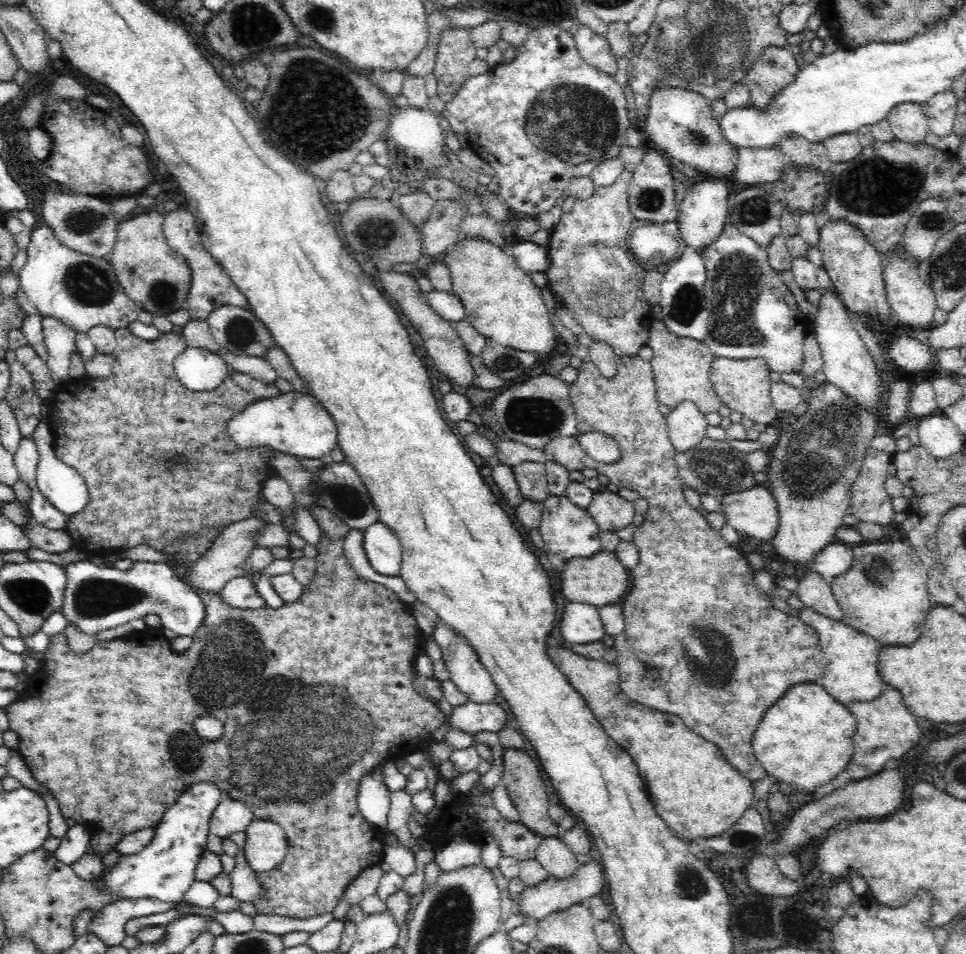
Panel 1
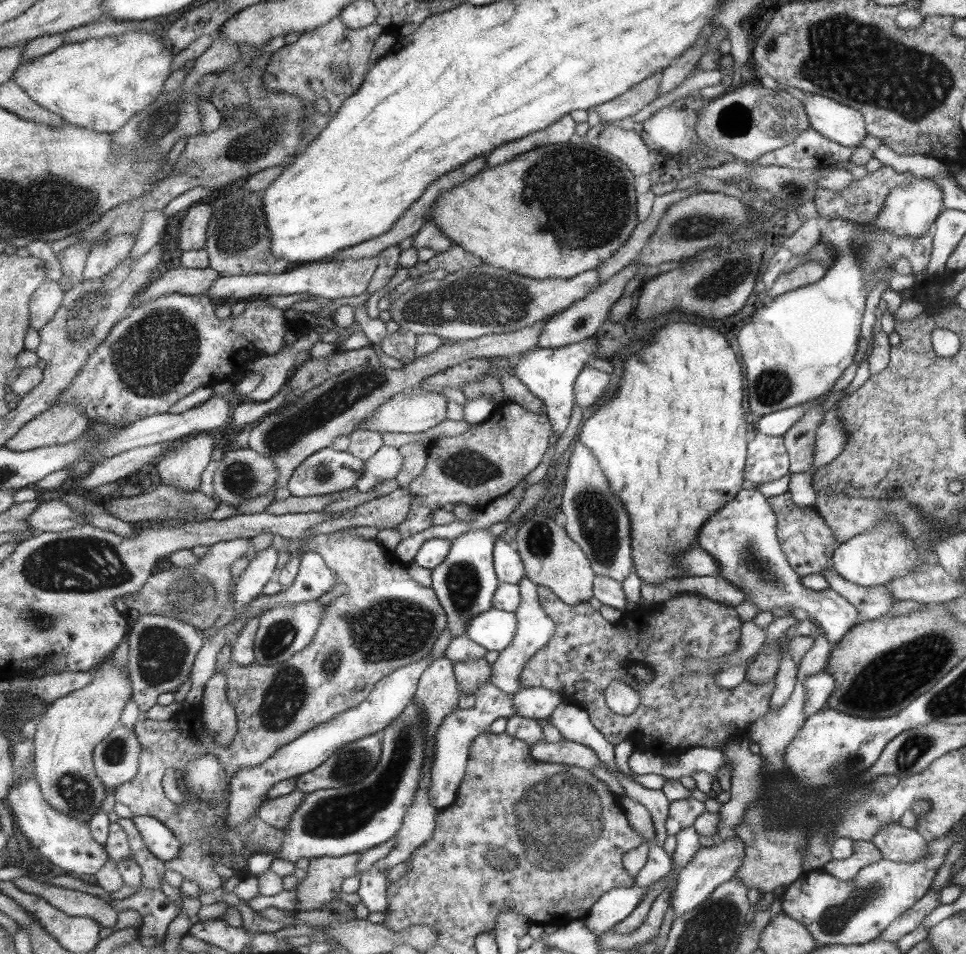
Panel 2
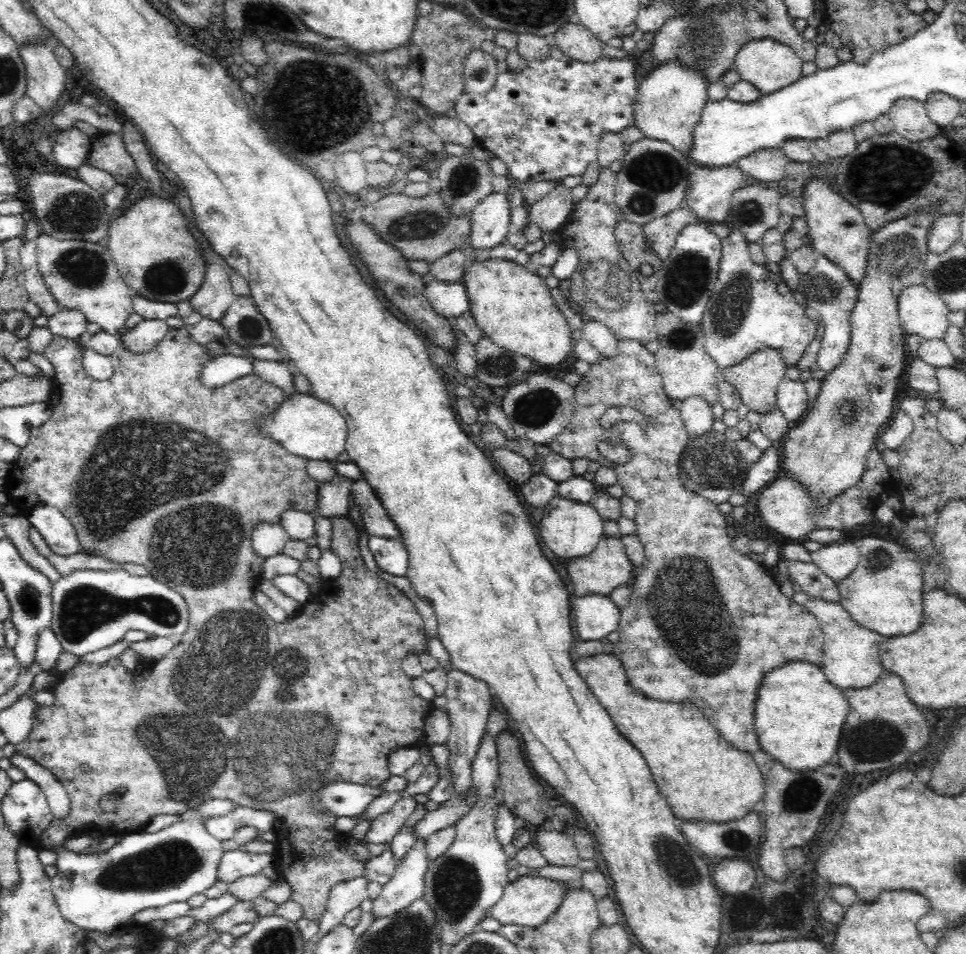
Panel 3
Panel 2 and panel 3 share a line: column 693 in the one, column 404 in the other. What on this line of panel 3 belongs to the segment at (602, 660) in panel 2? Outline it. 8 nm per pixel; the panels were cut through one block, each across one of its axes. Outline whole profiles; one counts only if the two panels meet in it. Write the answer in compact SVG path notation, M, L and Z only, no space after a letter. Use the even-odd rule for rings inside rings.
M184 325L180 326L180 328L170 328L170 331L166 334L164 341L156 345L150 353L144 353L142 357L134 357L133 353L126 352L126 349L122 349L122 346L120 346L120 348L115 350L111 357L111 362L114 366L114 375L106 381L96 381L86 373L86 370L83 366L85 350L85 346L81 344L80 339L68 339L62 336L54 336L50 346L44 350L43 356L52 364L53 371L53 373L50 375L51 379L53 380L52 396L50 396L50 401L47 404L47 406L52 410L51 416L50 419L44 422L44 424L41 424L30 431L29 441L26 443L26 446L20 448L18 460L10 463L9 476L5 479L6 484L4 487L4 492L6 492L9 496L9 504L14 505L15 510L19 510L19 512L22 512L22 515L24 516L27 516L27 513L30 512L32 508L36 508L36 506L53 506L56 508L56 510L58 510L60 514L63 514L64 518L67 518L70 521L70 524L73 526L80 545L79 551L82 554L85 554L86 556L98 556L112 562L117 562L121 565L139 564L140 566L144 566L144 568L148 570L150 576L154 577L158 581L161 581L162 584L166 584L170 588L174 589L185 600L185 603L188 607L189 618L186 630L181 637L181 641L178 642L176 646L173 646L170 649L170 652L168 652L166 656L162 657L162 660L152 662L154 670L152 670L152 676L150 676L146 682L140 682L140 684L133 682L131 679L131 671L122 667L118 657L113 658L110 660L110 662L108 662L108 664L104 664L104 666L100 667L96 667L92 664L86 664L85 662L76 663L71 669L68 669L66 672L61 674L58 684L51 689L54 693L54 697L56 697L54 706L39 706L39 708L35 710L34 728L31 729L31 732L28 734L26 740L23 740L20 744L16 744L16 752L18 754L32 756L32 758L34 758L38 764L44 766L44 768L48 768L48 770L50 770L50 772L52 772L52 774L54 774L54 776L58 779L58 782L64 786L64 788L66 788L71 802L70 816L64 820L53 821L51 824L48 824L48 828L46 828L46 830L42 831L42 834L40 835L39 849L57 854L59 849L64 848L66 840L76 836L85 836L90 831L97 831L98 835L101 835L102 837L124 837L125 835L133 832L142 831L144 826L149 824L150 818L154 819L154 816L159 816L161 814L175 814L183 816L194 812L194 810L198 809L199 805L203 804L203 802L206 800L212 800L212 798L228 799L232 802L235 802L238 807L266 810L268 812L274 812L276 816L280 814L282 818L286 818L286 820L288 820L288 826L292 826L292 828L296 828L296 826L302 826L302 828L304 828L304 826L322 826L322 828L308 828L308 844L280 844L280 856L278 856L278 862L276 862L275 868L276 873L282 874L282 876L286 878L286 882L290 884L293 892L291 900L299 902L303 906L305 910L304 916L308 917L310 920L319 921L322 913L326 910L330 894L332 893L332 888L336 884L349 882L354 878L359 878L362 875L362 872L364 872L364 866L362 866L364 863L354 861L354 859L352 859L352 857L346 853L346 849L344 849L344 847L340 847L340 832L334 831L334 820L336 820L336 817L332 817L332 814L331 816L320 816L320 824L302 824L302 820L306 820L306 812L302 812L302 810L308 810L308 806L306 806L306 798L308 798L308 794L310 794L310 792L313 794L318 787L321 787L324 783L333 782L333 780L348 781L351 783L378 787L391 775L387 765L387 756L389 750L394 750L395 748L419 749L422 746L428 746L426 742L426 735L424 734L424 727L426 718L428 718L428 715L432 710L431 701L425 701L423 698L420 698L416 692L414 692L414 689L411 685L411 680L413 678L410 678L405 673L405 670L401 667L402 659L406 658L408 654L416 654L420 656L420 654L427 652L427 634L425 633L422 618L419 616L415 604L407 596L404 596L404 593L399 588L396 588L393 584L382 580L378 575L375 575L372 571L370 571L370 569L368 569L368 567L366 567L366 563L364 562L359 549L359 533L354 528L354 525L346 517L344 517L342 520L340 520L340 522L338 522L338 528L336 528L336 540L332 540L331 544L332 552L337 554L338 558L342 561L342 572L340 576L338 576L336 579L326 579L324 582L324 588L320 591L320 593L317 596L314 596L312 600L308 602L308 605L305 609L302 609L297 615L290 618L286 623L274 622L272 618L262 609L262 607L256 603L256 599L254 599L254 588L256 588L256 584L259 586L260 579L262 578L261 574L262 566L264 566L264 558L258 556L258 552L254 551L254 545L252 545L254 539L252 539L252 534L254 534L254 530L256 530L256 526L258 526L258 524L280 524L280 518L282 518L282 514L284 514L286 510L300 510L302 512L310 513L313 506L317 502L316 494L317 489L320 486L320 484L318 484L316 480L313 480L306 472L307 458L295 455L294 453L284 449L282 444L278 443L276 439L272 439L268 433L264 433L264 431L260 429L260 425L258 425L260 424L260 420L268 419L287 402L284 390L262 381L255 373L250 374L249 376L242 376L241 378L238 378L230 383L226 382L226 384L222 384L217 387L210 388L206 387L204 384L201 384L201 373L211 361L216 361L217 357L209 354L209 351L204 345L198 344L194 338L191 338ZM108 792L122 792L122 802L120 802L120 806L122 806L122 808L120 808L118 812L110 812L110 814L98 812L98 802L100 802L100 798L102 798L104 794L108 794Z

